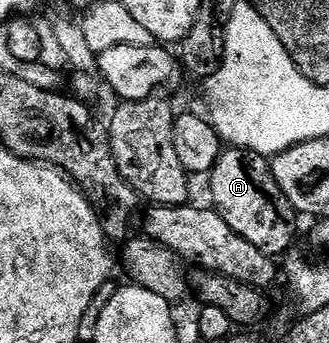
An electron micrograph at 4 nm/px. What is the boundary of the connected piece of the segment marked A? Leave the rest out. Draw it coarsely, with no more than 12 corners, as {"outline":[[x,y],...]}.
{"outline":[[225,147],[211,207],[272,258],[298,213],[269,157]]}

